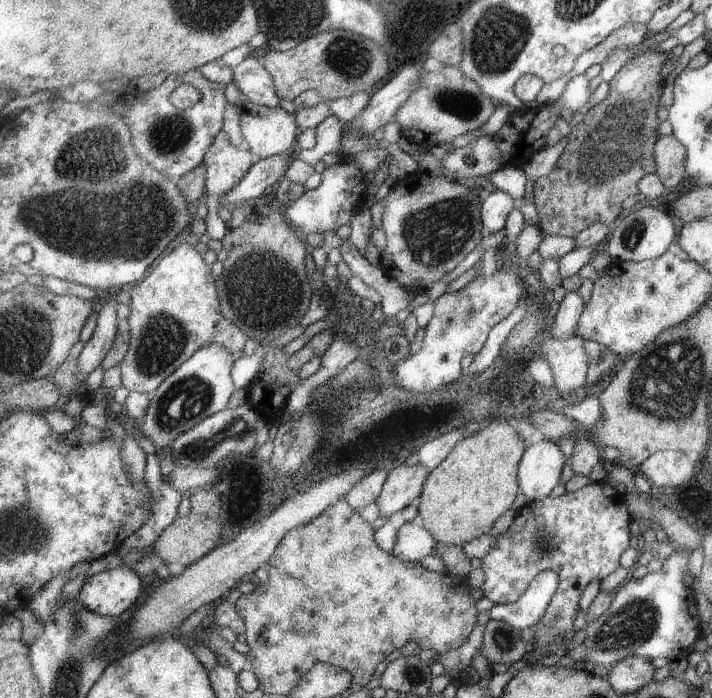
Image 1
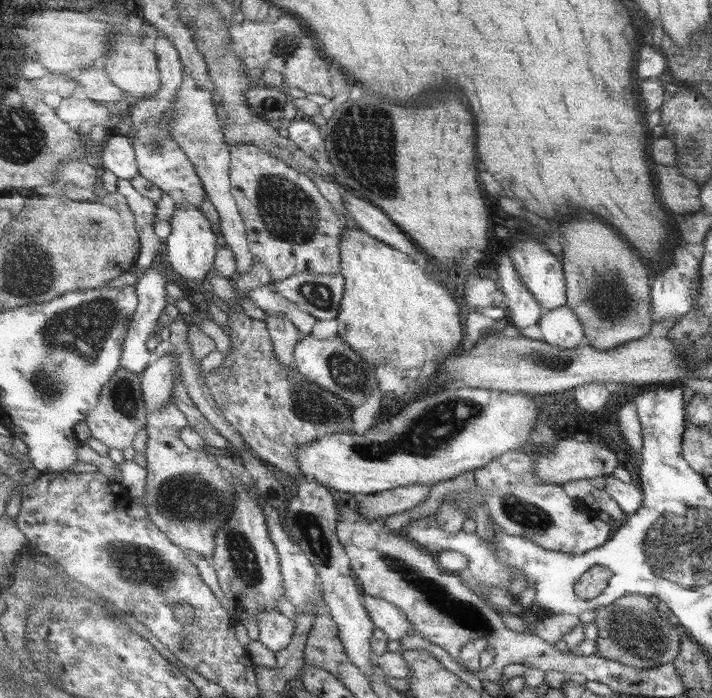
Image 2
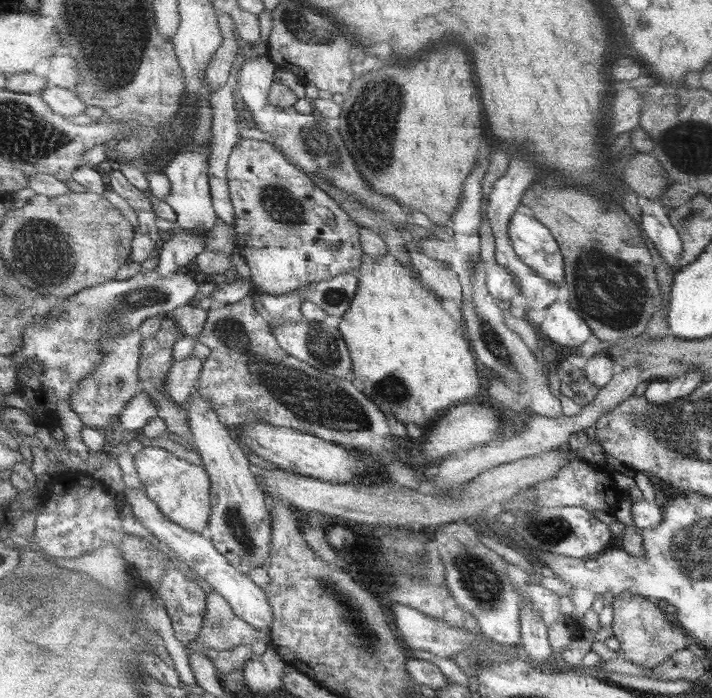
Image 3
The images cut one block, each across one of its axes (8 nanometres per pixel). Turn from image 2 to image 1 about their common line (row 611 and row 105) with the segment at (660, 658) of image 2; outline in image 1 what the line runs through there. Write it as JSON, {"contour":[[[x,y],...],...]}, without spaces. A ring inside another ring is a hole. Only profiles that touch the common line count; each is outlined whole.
{"contour":[[[653,46],[643,55],[629,60],[609,83],[609,94],[589,109],[582,121],[572,128],[572,133],[568,136],[569,144],[557,166],[551,174],[542,176],[534,184],[532,193],[539,211],[539,226],[545,235],[575,237],[585,228],[599,222],[614,226],[623,217],[623,202],[640,192],[642,178],[657,172],[655,145],[660,137],[657,128],[663,118],[659,111],[659,98],[665,87],[665,79],[661,76],[661,66],[665,59],[666,53],[659,52]]]}

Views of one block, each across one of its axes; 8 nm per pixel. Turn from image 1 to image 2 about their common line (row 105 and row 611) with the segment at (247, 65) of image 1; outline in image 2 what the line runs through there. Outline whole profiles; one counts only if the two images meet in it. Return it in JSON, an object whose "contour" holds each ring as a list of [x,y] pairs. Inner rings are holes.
{"contour":[[[267,605],[267,609],[257,613],[260,641],[277,652],[285,650],[293,642],[294,621],[281,614],[277,607]]]}

